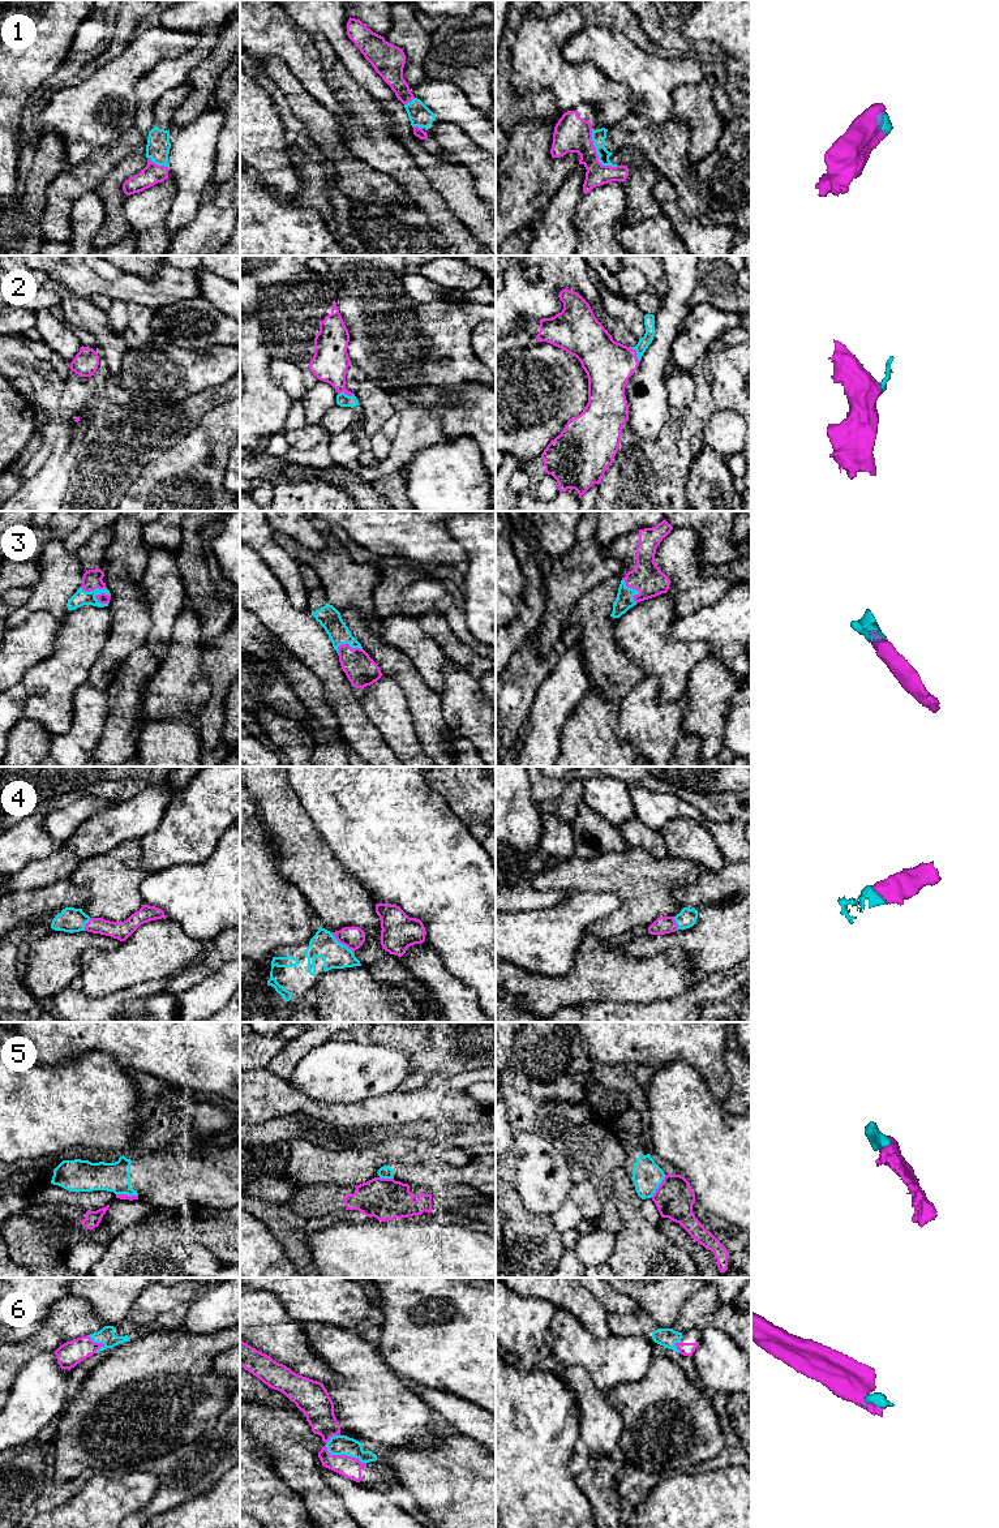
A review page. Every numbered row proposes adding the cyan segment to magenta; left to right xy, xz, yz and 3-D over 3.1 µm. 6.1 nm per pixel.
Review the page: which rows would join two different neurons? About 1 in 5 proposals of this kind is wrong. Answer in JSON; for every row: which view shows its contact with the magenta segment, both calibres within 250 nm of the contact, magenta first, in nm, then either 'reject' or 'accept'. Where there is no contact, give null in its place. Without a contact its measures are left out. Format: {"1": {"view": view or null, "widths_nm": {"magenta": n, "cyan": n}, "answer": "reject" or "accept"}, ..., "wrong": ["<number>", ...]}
{"1": {"view": "yz", "widths_nm": {"magenta": 220, "cyan": 90}, "answer": "accept"}, "2": {"view": "yz", "widths_nm": {"magenta": 300, "cyan": 70}, "answer": "accept"}, "3": {"view": "yz", "widths_nm": {"magenta": 190, "cyan": 110}, "answer": "accept"}, "4": {"view": "xz", "widths_nm": {"magenta": 140, "cyan": 160}, "answer": "accept"}, "5": {"view": "yz", "widths_nm": {"magenta": 240, "cyan": 180}, "answer": "reject"}, "6": {"view": "xz", "widths_nm": {"magenta": 130, "cyan": 130}, "answer": "accept"}, "wrong": ["5"]}

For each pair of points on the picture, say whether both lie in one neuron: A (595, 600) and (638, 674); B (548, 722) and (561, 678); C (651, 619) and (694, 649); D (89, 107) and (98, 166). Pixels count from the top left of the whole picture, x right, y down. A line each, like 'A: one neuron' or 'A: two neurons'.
A: one neuron
B: one neuron
C: one neuron
D: two neurons

